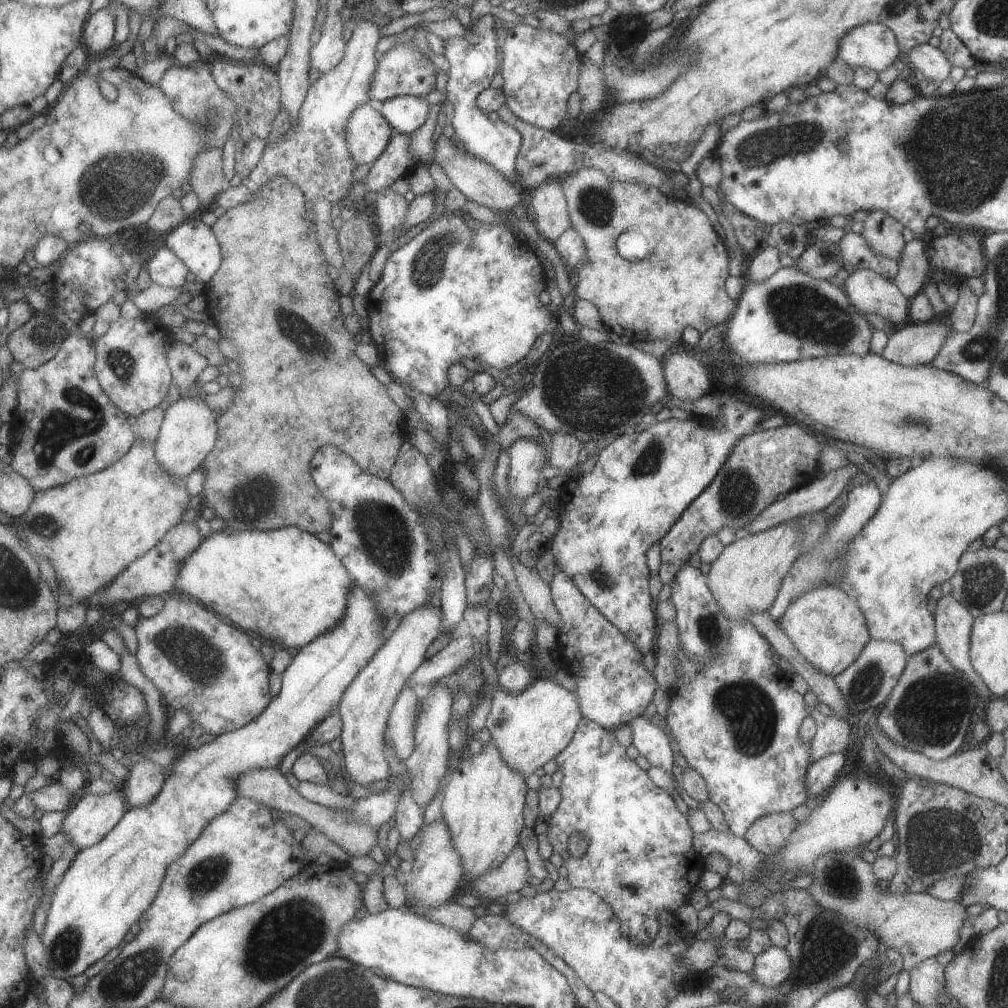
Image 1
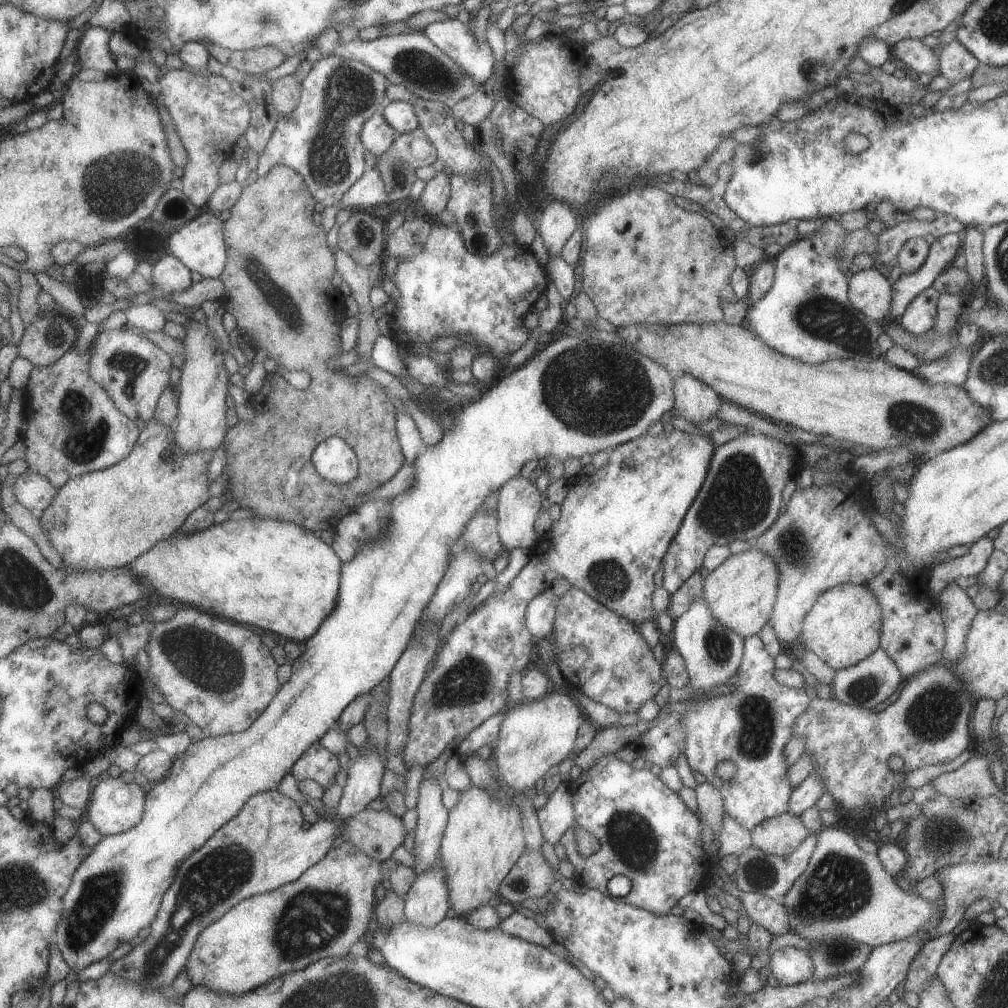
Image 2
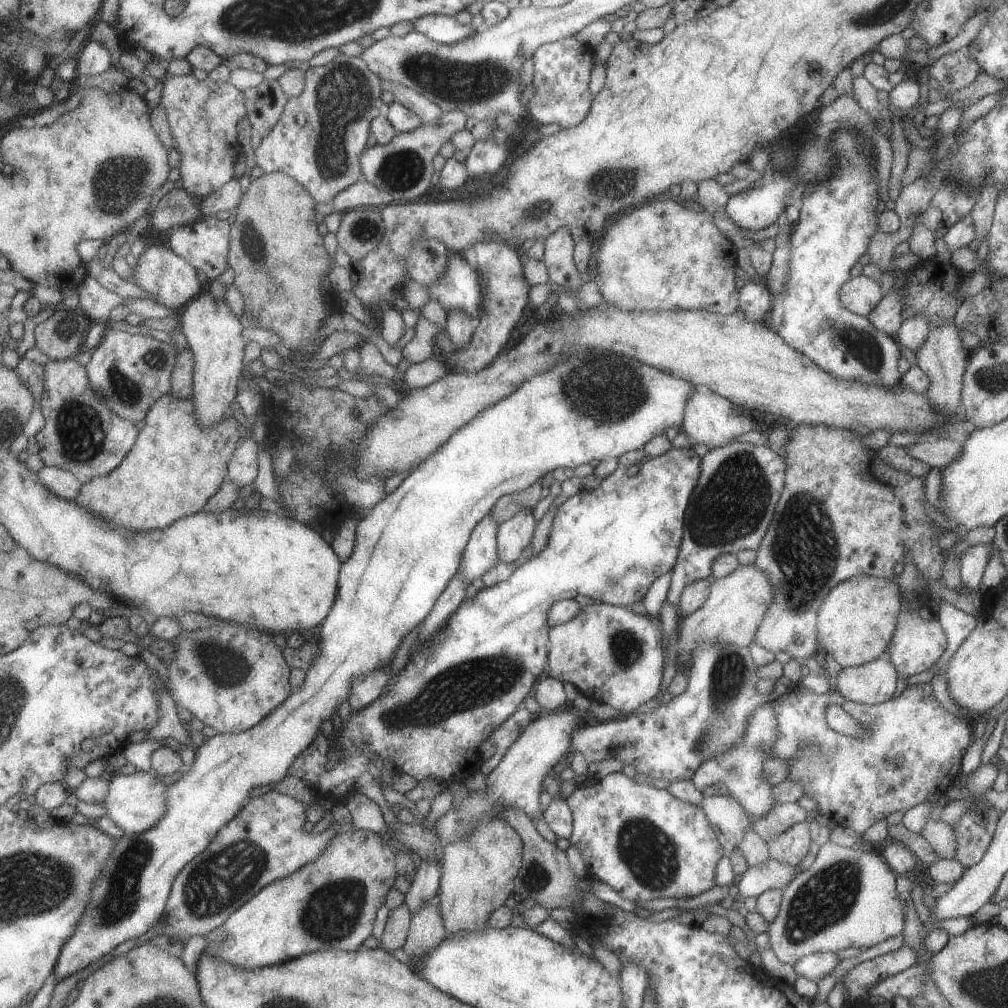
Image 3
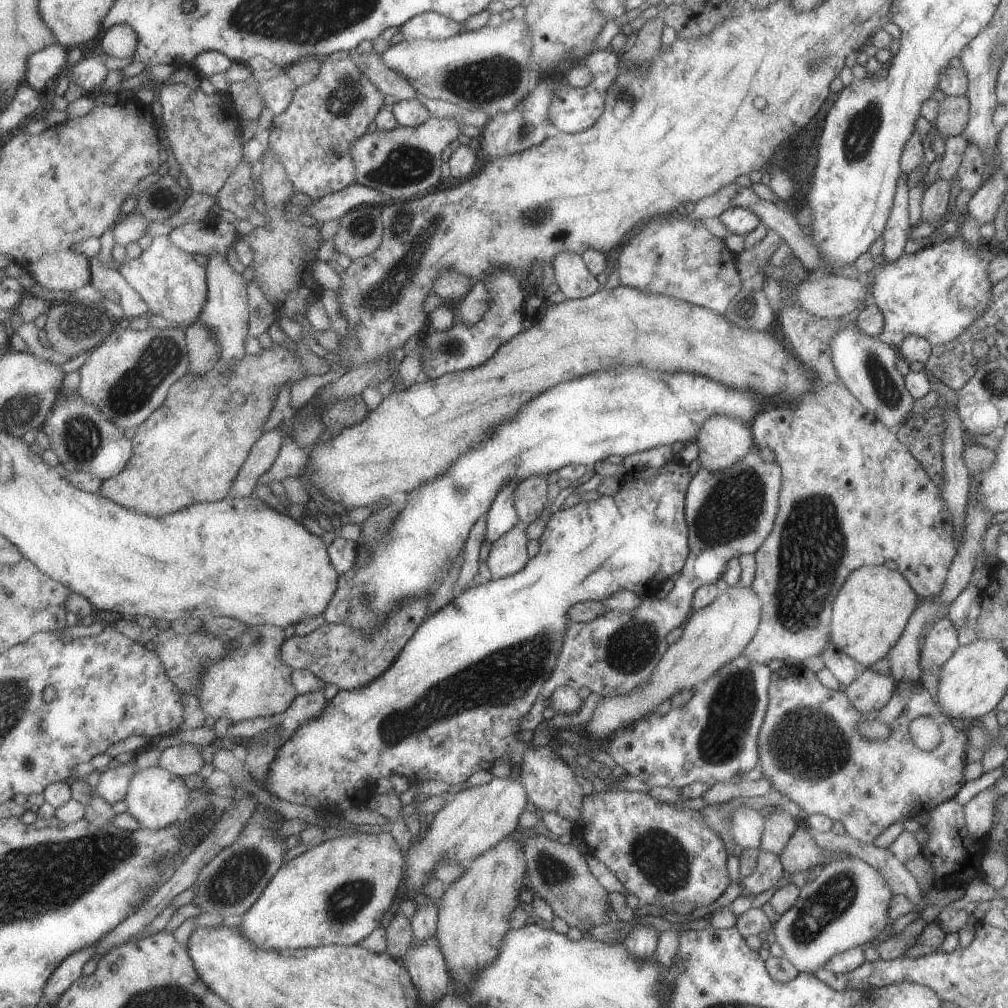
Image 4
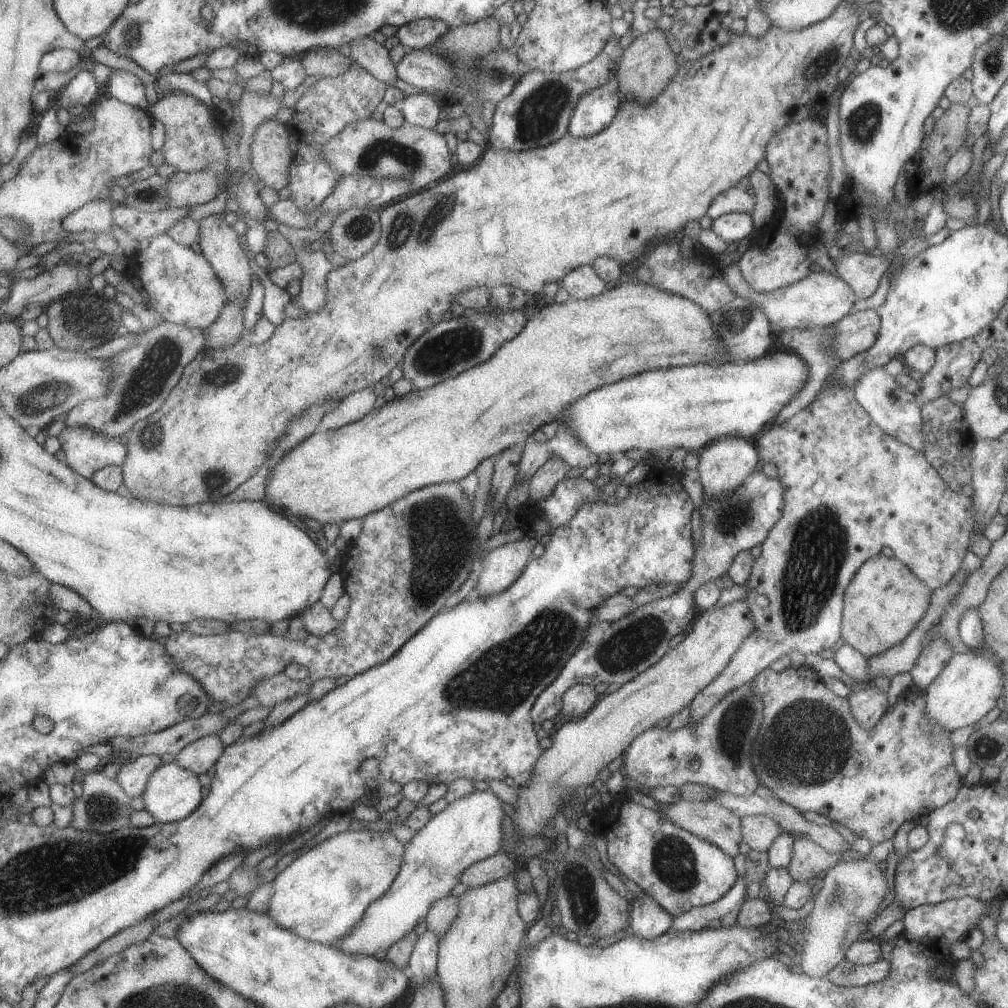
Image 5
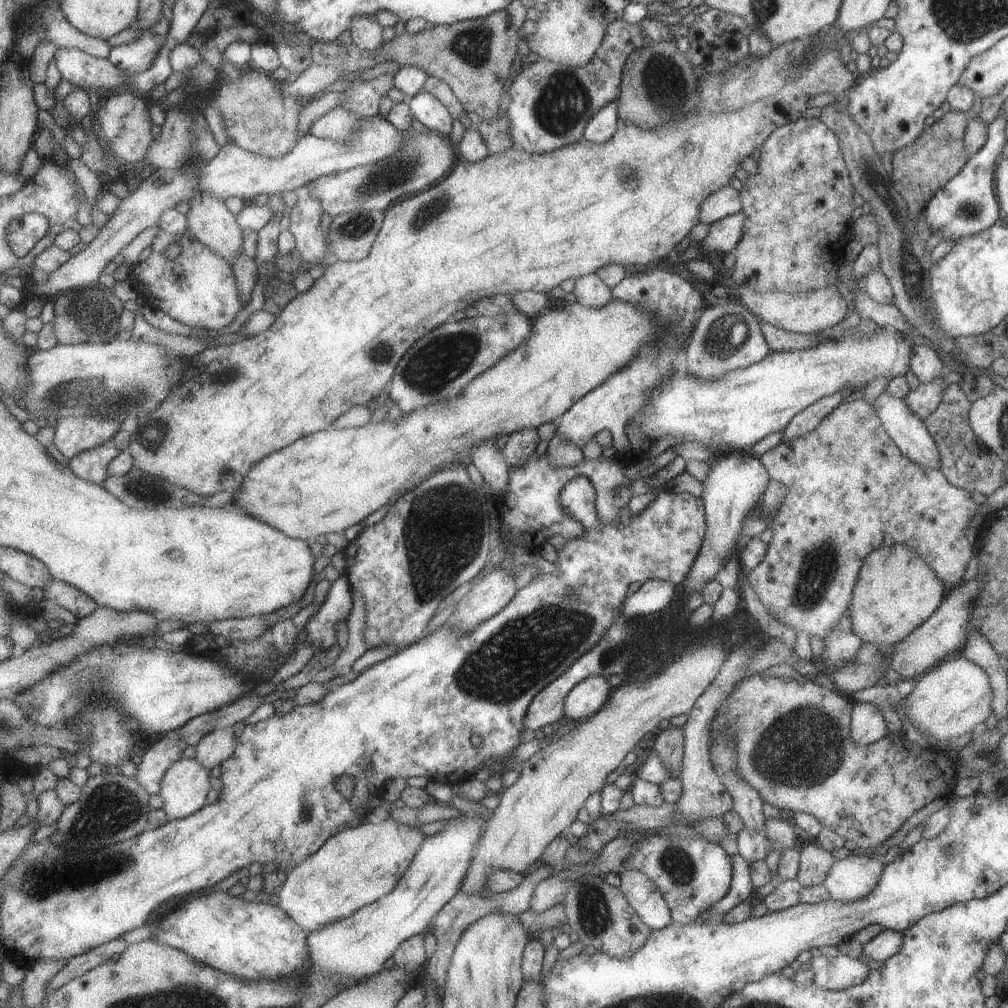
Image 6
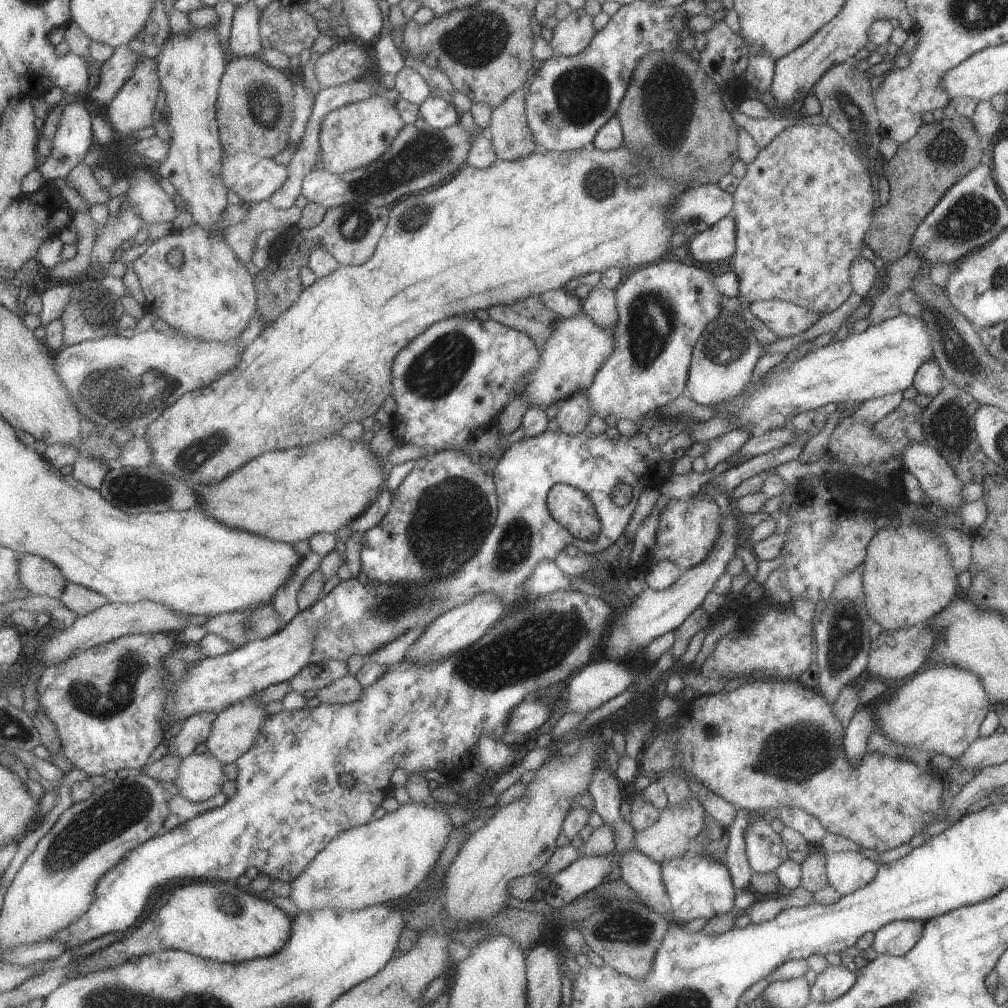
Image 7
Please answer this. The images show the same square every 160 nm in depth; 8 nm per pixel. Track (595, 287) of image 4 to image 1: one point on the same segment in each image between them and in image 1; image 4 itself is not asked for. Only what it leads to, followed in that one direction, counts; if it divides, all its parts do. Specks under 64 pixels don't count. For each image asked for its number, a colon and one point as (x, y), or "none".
1: (551, 219)
2: (556, 221)
3: (558, 258)

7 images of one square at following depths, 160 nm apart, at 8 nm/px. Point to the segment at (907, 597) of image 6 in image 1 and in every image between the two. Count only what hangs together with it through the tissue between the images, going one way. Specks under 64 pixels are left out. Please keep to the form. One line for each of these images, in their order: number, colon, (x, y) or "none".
1: (826, 627)
2: (842, 628)
3: (854, 625)
4: (870, 612)
5: (884, 601)

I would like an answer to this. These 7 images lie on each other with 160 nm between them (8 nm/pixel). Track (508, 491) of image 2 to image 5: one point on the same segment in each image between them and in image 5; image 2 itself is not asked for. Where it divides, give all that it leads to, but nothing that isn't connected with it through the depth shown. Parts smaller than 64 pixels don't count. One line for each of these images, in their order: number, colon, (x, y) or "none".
3: (514, 535)
4: (508, 555)
5: (502, 567)

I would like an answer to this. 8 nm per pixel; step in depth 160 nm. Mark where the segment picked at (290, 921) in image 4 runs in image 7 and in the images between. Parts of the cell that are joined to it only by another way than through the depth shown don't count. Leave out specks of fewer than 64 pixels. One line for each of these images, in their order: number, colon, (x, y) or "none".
5: (322, 894)
6: (359, 865)
7: (378, 863)

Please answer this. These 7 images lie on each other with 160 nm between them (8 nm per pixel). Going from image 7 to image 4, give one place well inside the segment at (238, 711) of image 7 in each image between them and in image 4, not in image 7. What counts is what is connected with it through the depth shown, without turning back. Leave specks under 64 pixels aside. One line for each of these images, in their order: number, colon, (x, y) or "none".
4: (183, 760)
5: (200, 756)
6: (215, 748)

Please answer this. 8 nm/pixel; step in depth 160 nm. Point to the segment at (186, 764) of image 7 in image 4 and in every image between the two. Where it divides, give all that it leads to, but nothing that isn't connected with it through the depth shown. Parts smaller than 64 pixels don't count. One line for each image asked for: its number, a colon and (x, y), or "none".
4: (156, 799)
5: (173, 793)
6: (185, 787)

